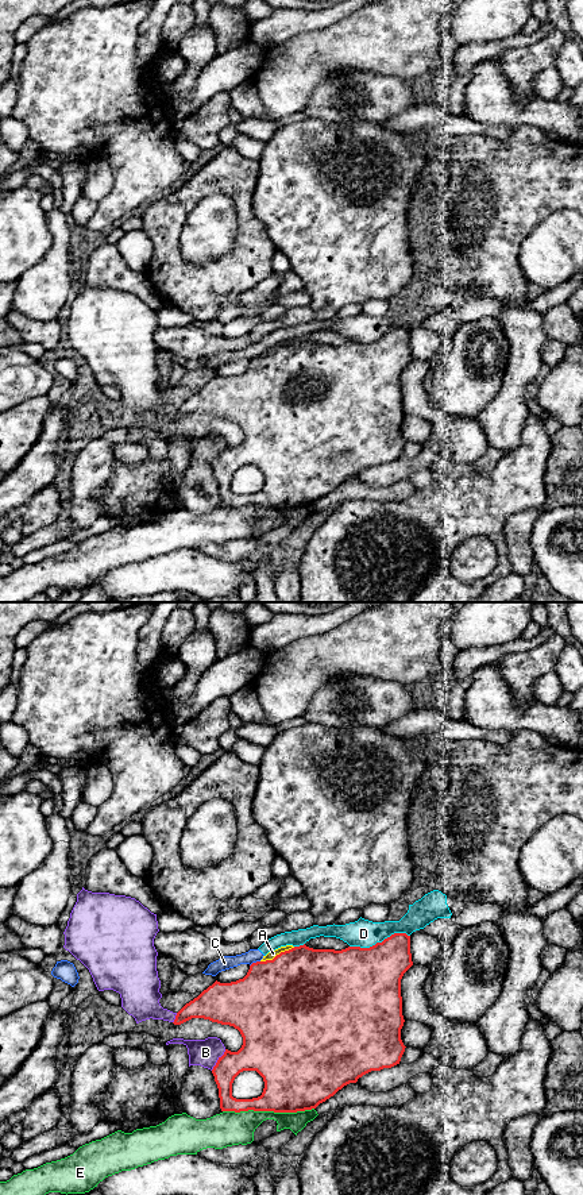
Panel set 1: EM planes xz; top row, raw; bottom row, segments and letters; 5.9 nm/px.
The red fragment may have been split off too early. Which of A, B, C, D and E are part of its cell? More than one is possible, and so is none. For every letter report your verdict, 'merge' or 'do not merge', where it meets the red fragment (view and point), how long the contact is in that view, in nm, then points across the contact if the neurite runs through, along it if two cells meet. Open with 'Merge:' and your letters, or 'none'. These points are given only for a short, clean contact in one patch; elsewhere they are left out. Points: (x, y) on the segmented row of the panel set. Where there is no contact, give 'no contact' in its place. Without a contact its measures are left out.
Merge: none
A: do not merge | xz (277, 955) | 220 nm
B: do not merge | xz (217, 1060) | 160 nm
C: do not merge | xz (254, 963) | 70 nm | along xz (259, 960), (250, 966)
D: do not merge | xz (379, 943) | 360 nm | along xz (409, 935), (392, 933), (369, 947), (350, 947)
E: do not merge | xz (267, 1110) | 550 nm

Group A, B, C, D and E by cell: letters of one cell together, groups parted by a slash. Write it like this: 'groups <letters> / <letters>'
groups A / B / C D / E

